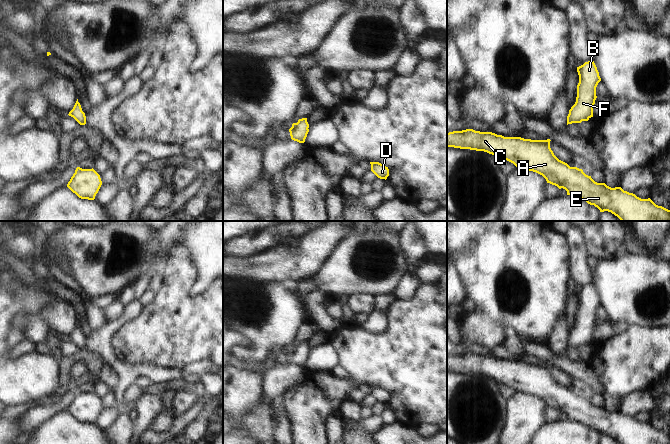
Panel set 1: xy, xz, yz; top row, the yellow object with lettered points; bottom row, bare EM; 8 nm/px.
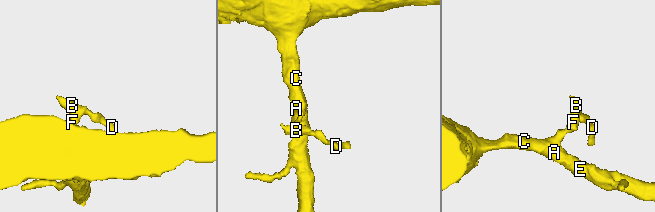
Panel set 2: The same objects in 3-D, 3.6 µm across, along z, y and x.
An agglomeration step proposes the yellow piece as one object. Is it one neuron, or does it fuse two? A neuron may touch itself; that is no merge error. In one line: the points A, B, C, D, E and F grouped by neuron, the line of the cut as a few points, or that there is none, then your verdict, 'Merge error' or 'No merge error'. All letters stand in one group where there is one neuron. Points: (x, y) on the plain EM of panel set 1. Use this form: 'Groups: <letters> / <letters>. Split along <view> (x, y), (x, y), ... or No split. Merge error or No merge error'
Groups: A B C D E F. No split. No merge error

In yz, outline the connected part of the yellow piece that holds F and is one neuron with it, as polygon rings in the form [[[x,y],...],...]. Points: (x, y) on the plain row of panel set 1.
[[[593,284],[585,286],[577,291],[579,307],[577,309],[577,321],[575,328],[569,334],[567,349],[588,345],[593,341],[596,311],[601,305],[599,296]]]

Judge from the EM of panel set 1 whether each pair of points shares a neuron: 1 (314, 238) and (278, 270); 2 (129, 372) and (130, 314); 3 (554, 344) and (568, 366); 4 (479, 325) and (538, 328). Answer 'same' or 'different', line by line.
1: same
2: same
3: different
4: different

